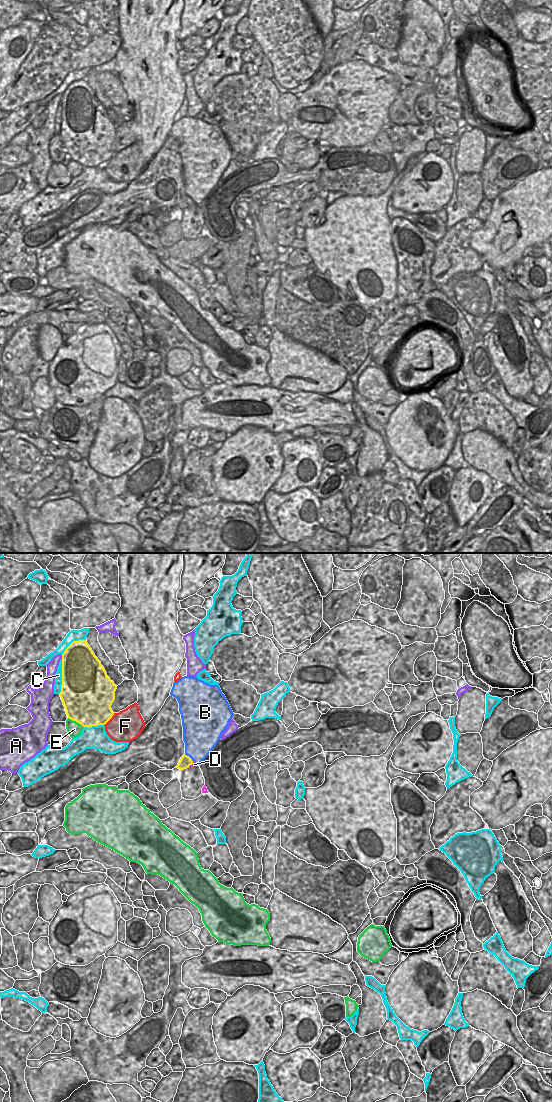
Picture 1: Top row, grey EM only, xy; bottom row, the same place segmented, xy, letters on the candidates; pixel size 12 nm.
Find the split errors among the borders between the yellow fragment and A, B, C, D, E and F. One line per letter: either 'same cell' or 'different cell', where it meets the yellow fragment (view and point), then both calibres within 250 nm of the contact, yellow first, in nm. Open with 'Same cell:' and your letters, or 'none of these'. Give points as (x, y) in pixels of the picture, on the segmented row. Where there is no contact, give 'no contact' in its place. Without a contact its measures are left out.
Same cell: D
A: different cell; meets yellow in xy at (62, 657); 460 nm thick on the yellow side, 120 nm on the other
B: different cell; meets yellow in xy at (189, 757); 140 nm thick on the yellow side, 380 nm on the other
C: different cell; meets yellow in xy at (62, 677); 500 nm thick on the yellow side, 100 nm on the other
D: same cell; meets yellow in xy at (191, 764); 140 nm thick on the yellow side, 50 nm on the other
E: different cell; meets yellow in xy at (76, 721); 500 nm thick on the yellow side, 170 nm on the other
F: different cell; meets yellow in xy at (110, 718); 440 nm thick on the yellow side, 380 nm on the other

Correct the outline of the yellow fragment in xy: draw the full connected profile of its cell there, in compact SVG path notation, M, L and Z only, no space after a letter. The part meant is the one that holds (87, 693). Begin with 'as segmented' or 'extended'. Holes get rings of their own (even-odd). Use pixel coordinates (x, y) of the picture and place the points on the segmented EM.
as segmented; M86 640L73 641L62 654L62 685L60 697L69 719L83 727L105 725L114 715L111 705L117 686L107 676L101 662Z

